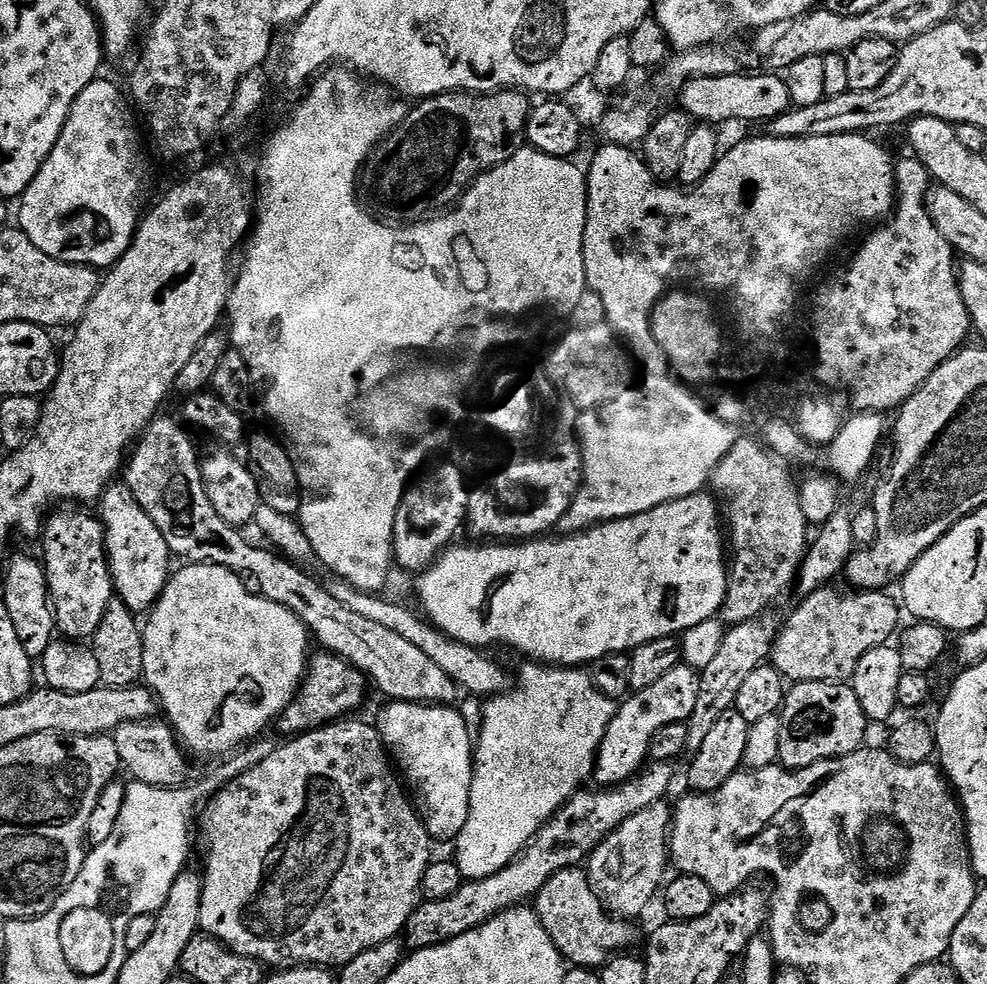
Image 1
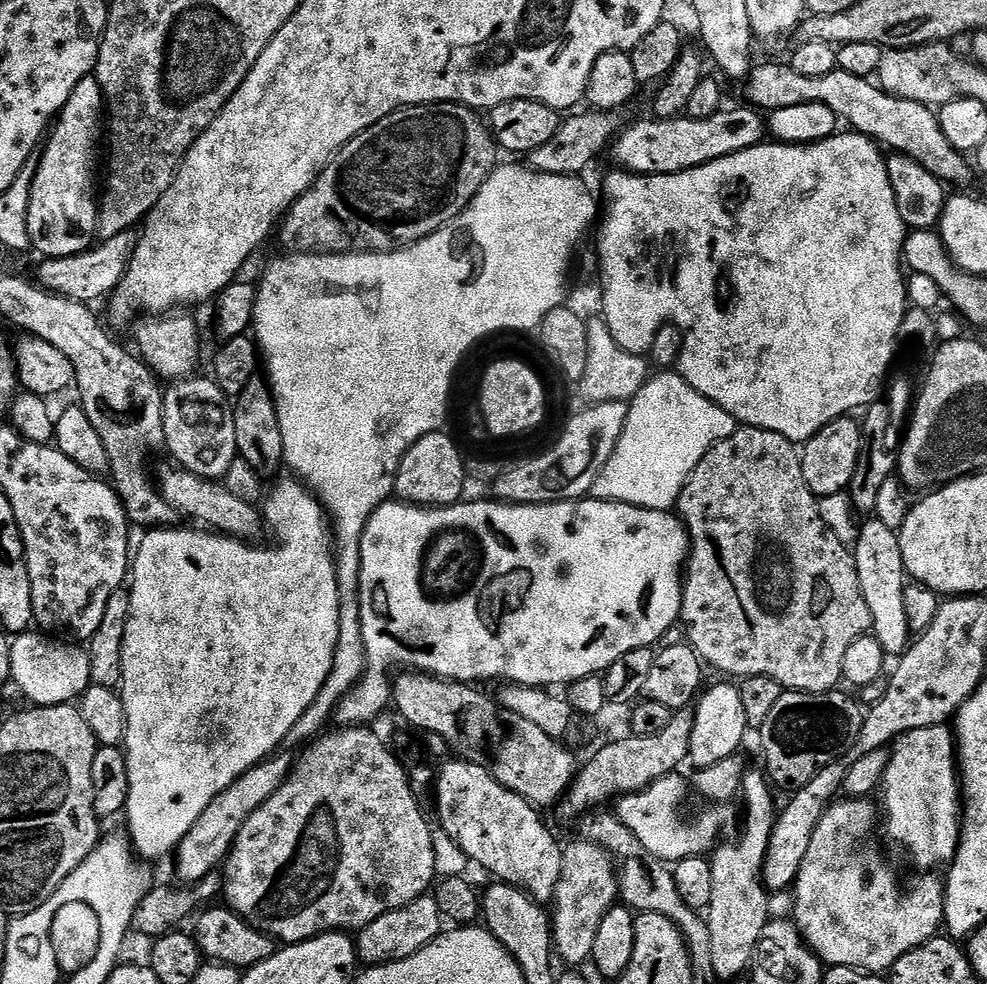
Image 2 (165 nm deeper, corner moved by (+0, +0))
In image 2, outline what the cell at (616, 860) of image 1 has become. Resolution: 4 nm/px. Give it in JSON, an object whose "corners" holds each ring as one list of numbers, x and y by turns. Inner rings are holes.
{"corners":[[576,838,573,844,563,845,562,874,558,878,554,905,556,916,551,917,552,939,555,951,565,960,565,965,580,966,594,950,594,938,598,938,598,926,602,918,614,907,620,895,618,872,605,848,589,840]]}

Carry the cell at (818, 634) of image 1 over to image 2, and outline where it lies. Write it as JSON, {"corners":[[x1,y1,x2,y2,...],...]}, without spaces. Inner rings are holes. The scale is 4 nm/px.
{"corners":[[747,426,737,427,736,432,730,438,726,438,722,442,714,444,712,448,702,458,702,462,698,462,696,469,688,476,686,486,682,490,678,501,678,515,684,521,688,528,688,538,690,541,690,551,688,554,688,563,686,571,682,576,684,593,682,594,682,610,680,611,680,620,682,628,688,631,686,636,687,643,691,644,696,649,696,653,701,658,705,665,717,668,720,672,725,672,725,677,728,678,743,678,746,676,765,676,766,678,774,678,774,682,780,684,781,689,791,690,794,692,830,692,833,691,841,683,842,680,842,658,846,658,846,650,850,646,850,642,854,642,854,638,859,636,867,636,872,631,872,619,870,618,870,606,866,606,866,598,862,598,862,586,858,582,858,570,856,569,855,555,850,551,849,545,842,543,831,530,826,526,826,522,822,520,819,513,820,501,812,491,810,486,806,486,806,478,802,478,802,466,800,465,800,452,797,445,793,441,788,440,782,434,774,434,770,430,762,430,761,428,750,428]]}

